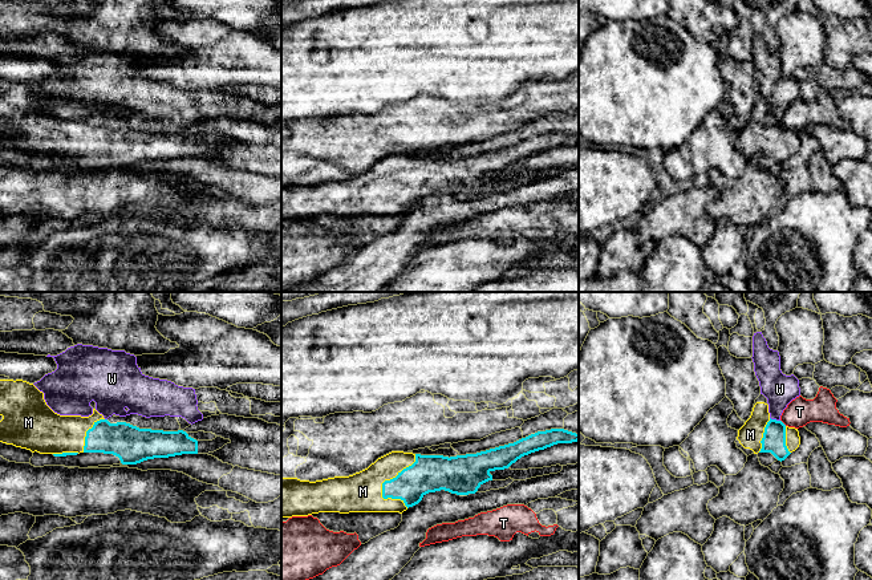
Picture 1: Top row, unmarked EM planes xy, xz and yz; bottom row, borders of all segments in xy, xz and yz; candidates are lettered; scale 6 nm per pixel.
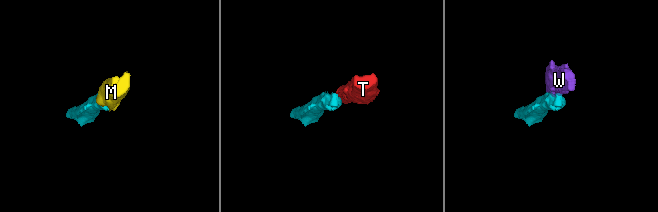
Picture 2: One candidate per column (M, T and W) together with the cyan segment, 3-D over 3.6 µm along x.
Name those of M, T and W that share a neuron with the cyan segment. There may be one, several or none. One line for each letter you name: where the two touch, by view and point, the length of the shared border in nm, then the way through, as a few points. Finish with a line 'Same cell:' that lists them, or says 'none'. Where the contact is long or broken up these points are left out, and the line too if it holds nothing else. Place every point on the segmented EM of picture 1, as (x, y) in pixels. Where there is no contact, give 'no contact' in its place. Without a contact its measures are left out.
M: meets cyan in xz at (393, 478); contact 340 nm long
Same cell: M

